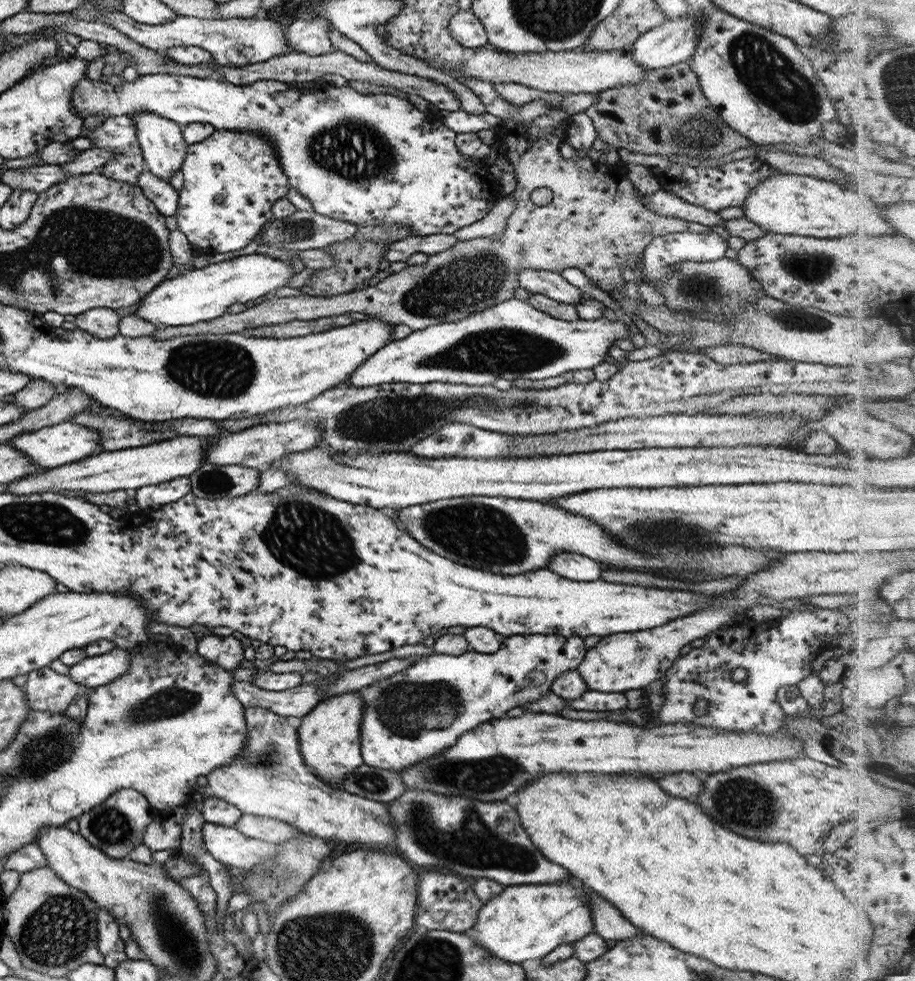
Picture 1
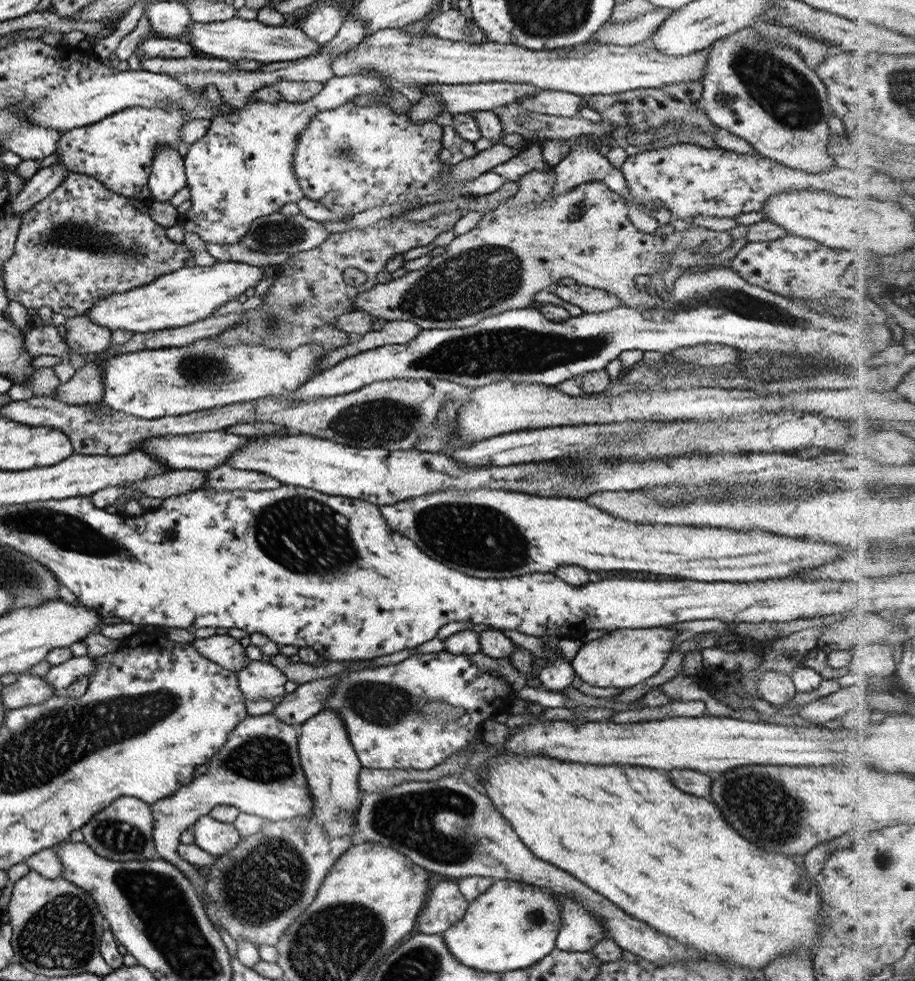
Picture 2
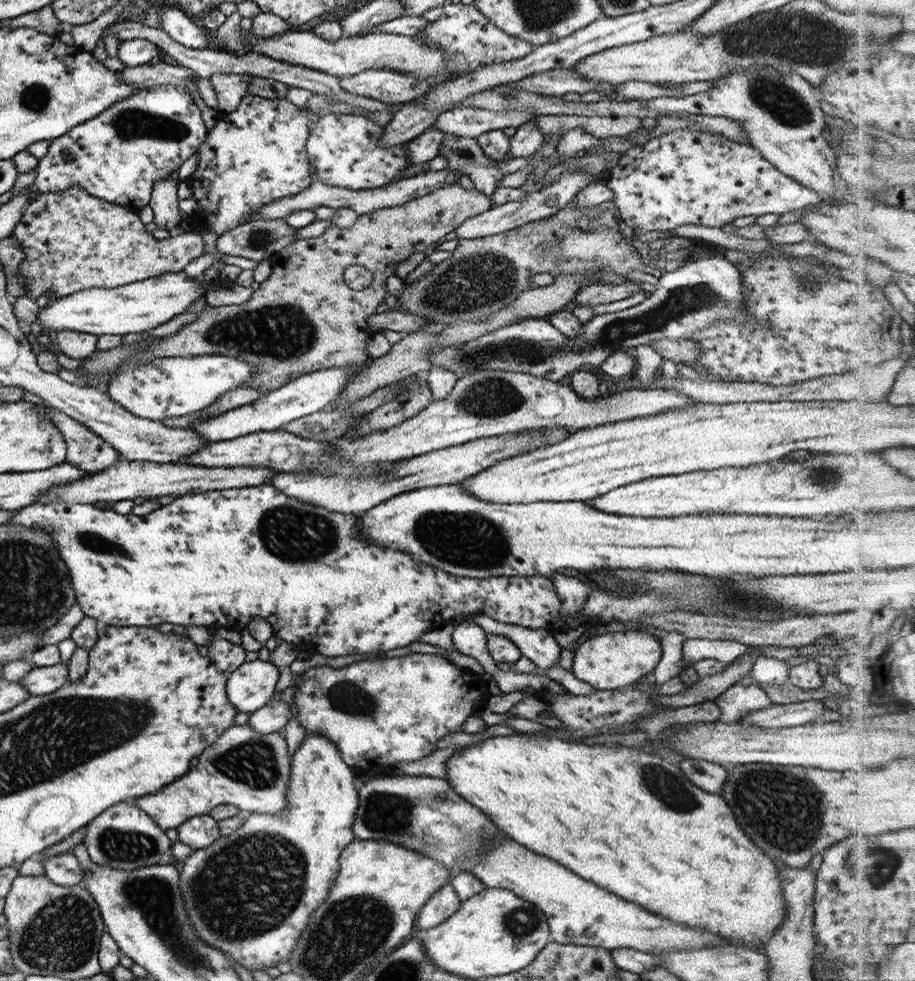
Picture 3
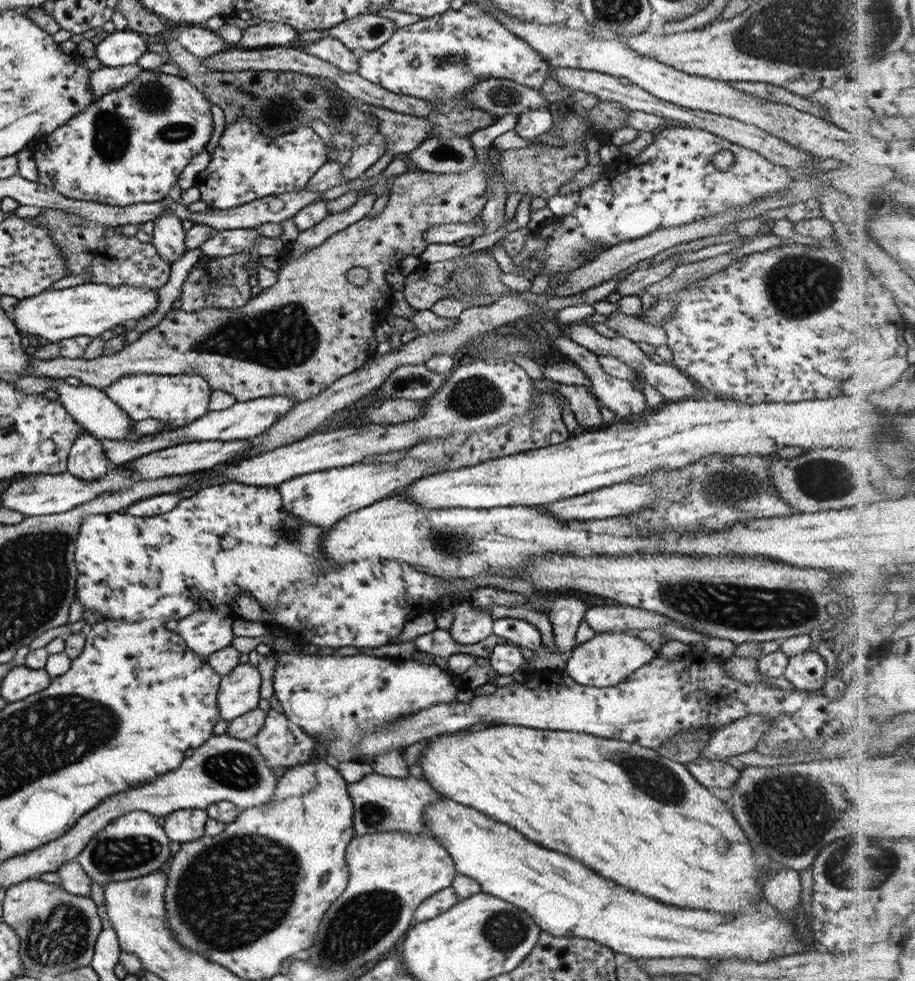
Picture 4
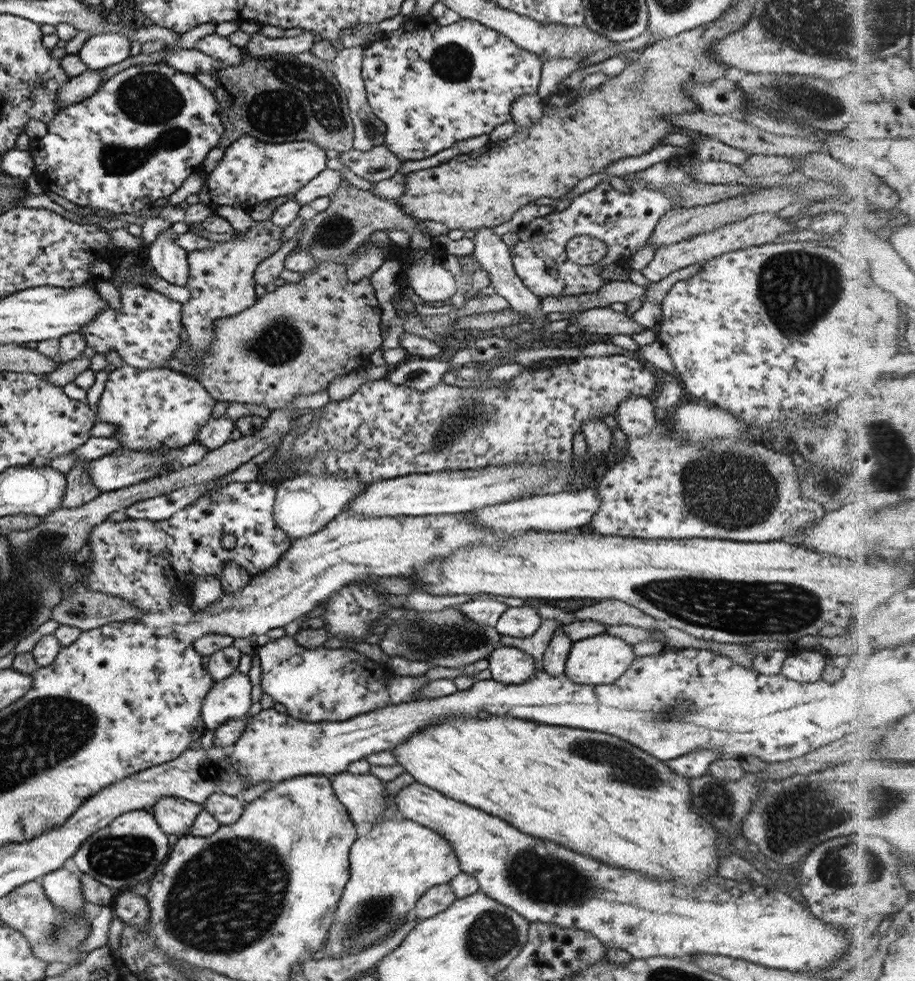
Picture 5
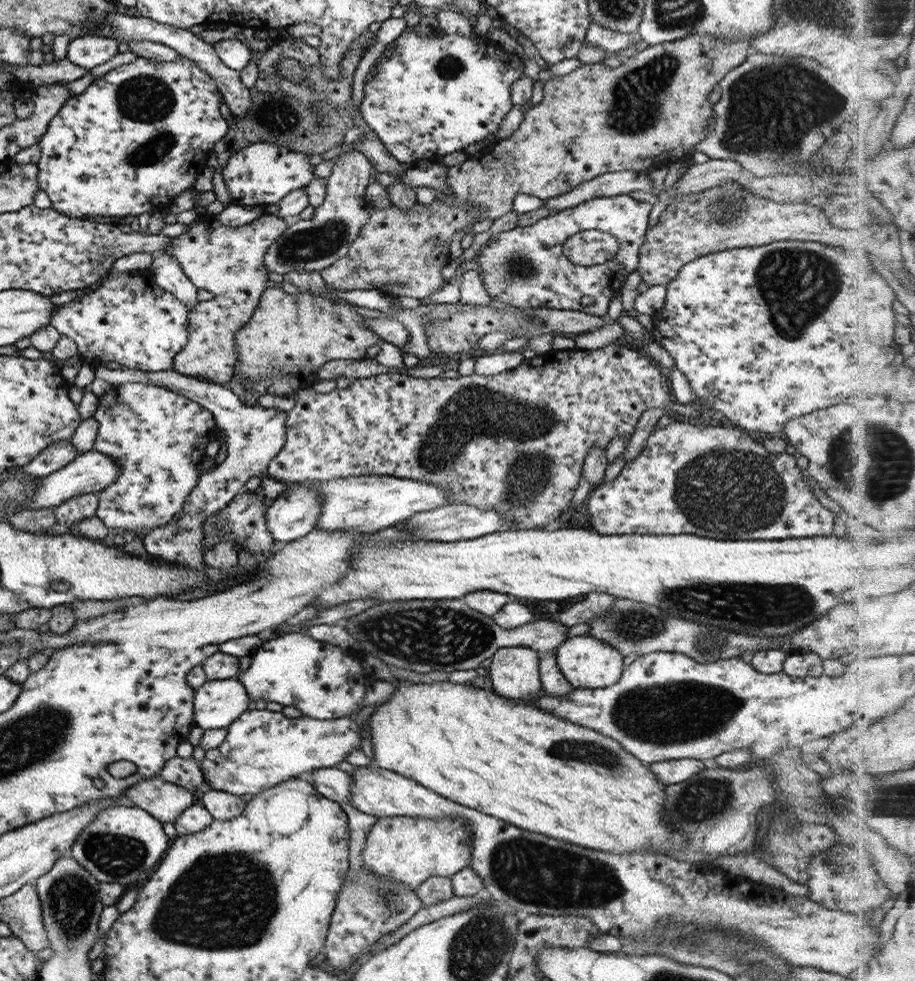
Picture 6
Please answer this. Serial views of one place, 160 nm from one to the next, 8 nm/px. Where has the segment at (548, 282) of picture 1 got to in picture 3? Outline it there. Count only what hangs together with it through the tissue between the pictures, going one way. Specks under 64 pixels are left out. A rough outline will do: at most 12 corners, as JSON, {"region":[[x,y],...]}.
{"region":[[639,282],[581,287],[573,297],[582,306],[609,304],[641,291]]}

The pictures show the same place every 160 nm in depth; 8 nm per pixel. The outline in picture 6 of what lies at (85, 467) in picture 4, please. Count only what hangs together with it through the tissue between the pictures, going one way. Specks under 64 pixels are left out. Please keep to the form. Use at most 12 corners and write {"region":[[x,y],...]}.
{"region":[[94,493],[72,496],[54,506],[56,522],[73,523],[93,517]]}

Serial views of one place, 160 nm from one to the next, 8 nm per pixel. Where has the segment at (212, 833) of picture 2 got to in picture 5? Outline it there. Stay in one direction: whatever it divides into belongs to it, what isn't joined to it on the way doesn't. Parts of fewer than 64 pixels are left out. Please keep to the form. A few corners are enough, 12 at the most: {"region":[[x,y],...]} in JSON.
{"region":[[171,796],[151,808],[166,835],[185,835],[200,804]]}

